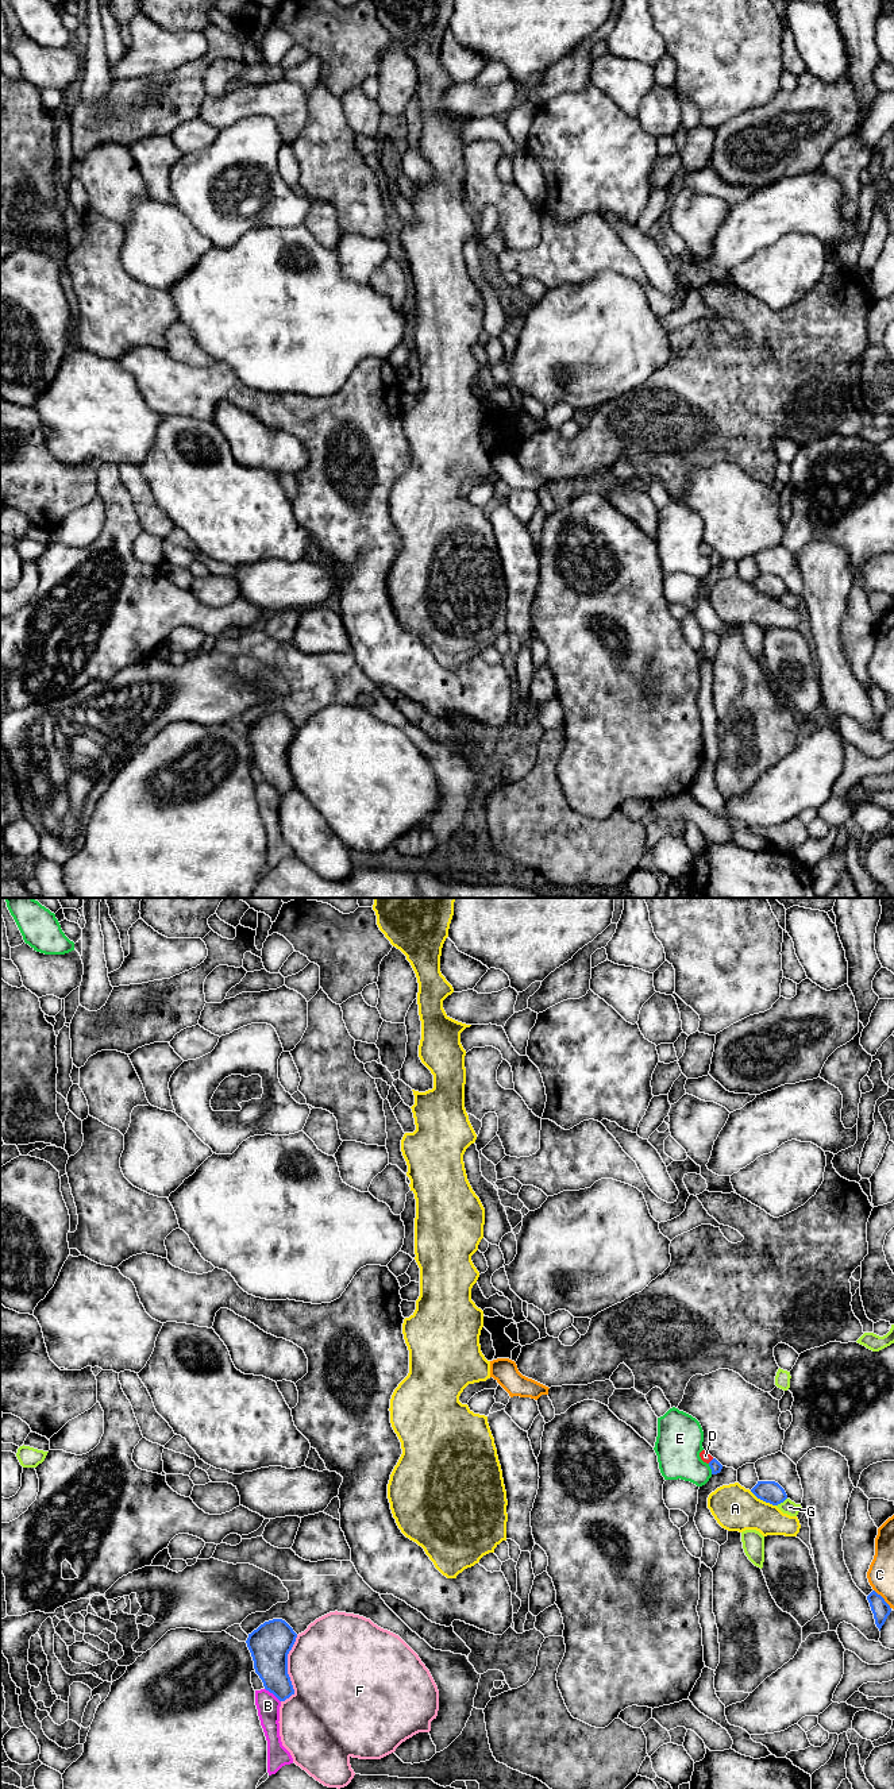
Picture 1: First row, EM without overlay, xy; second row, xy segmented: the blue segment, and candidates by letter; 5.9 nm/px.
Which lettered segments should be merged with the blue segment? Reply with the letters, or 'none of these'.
none of these

